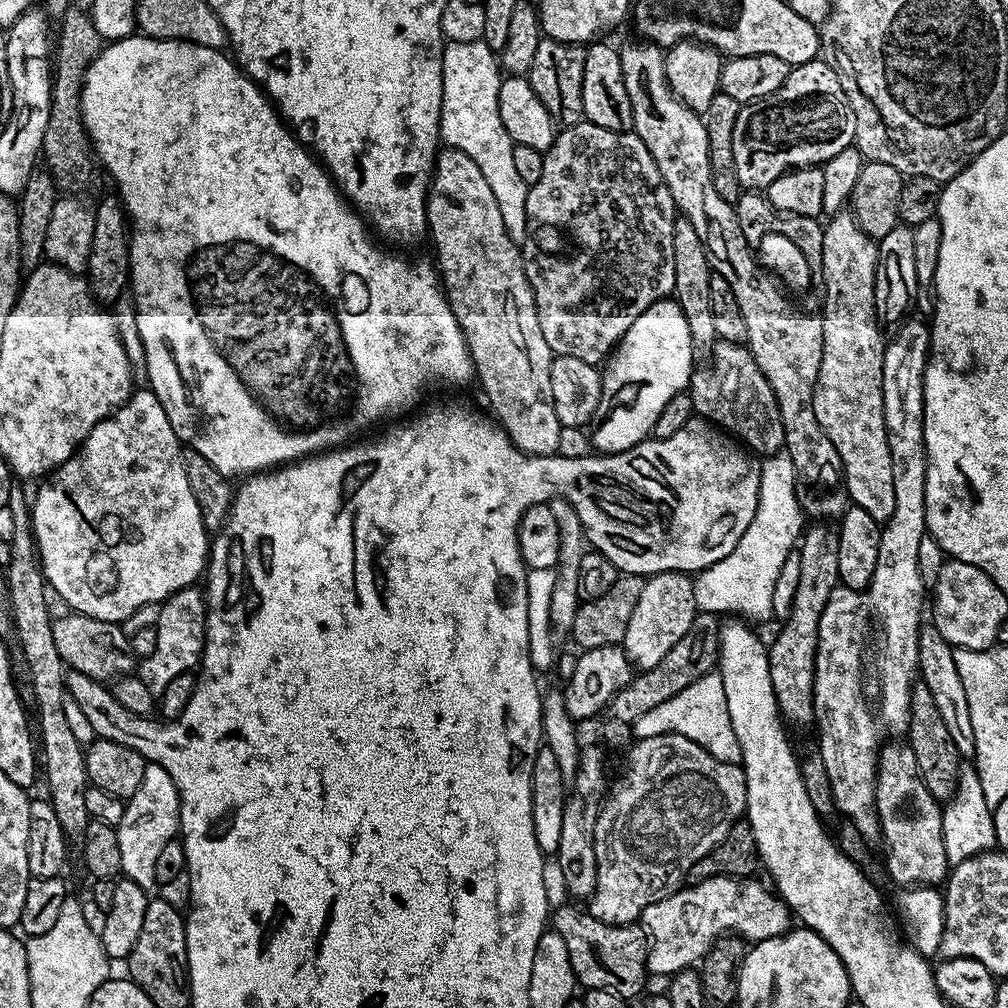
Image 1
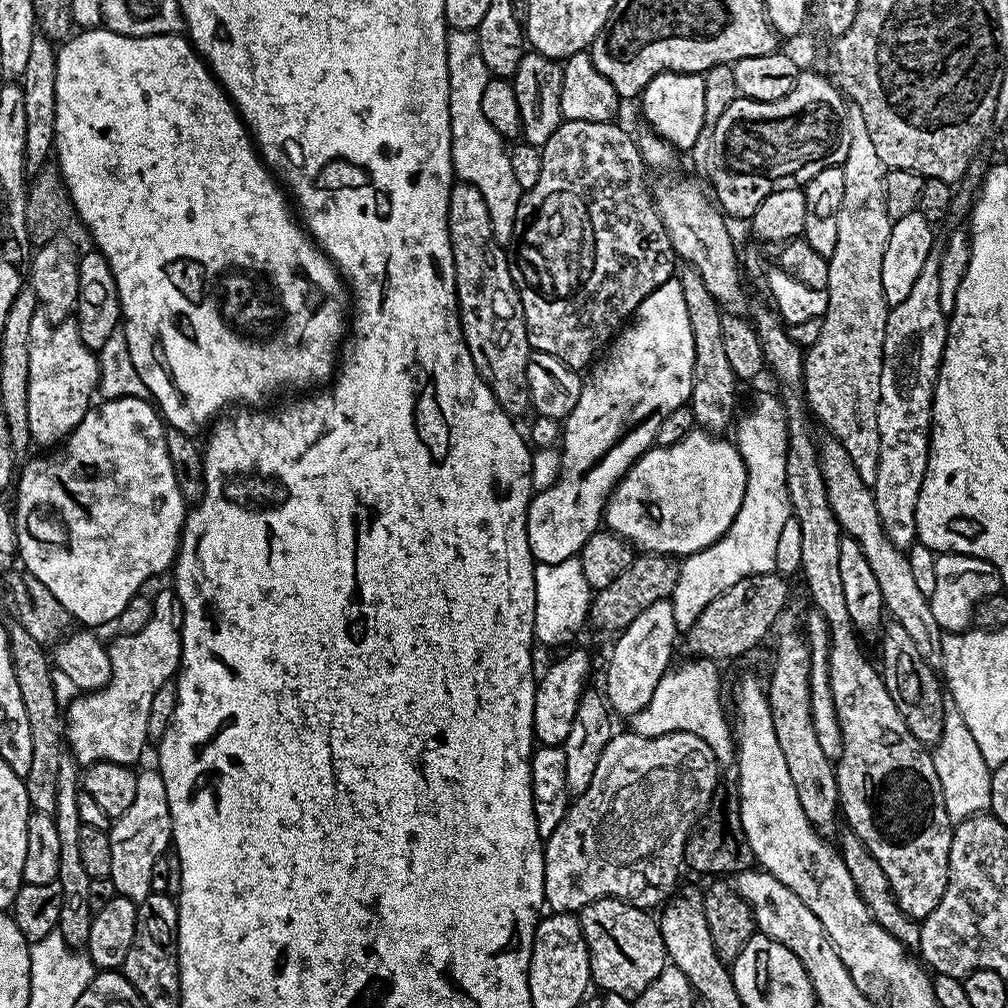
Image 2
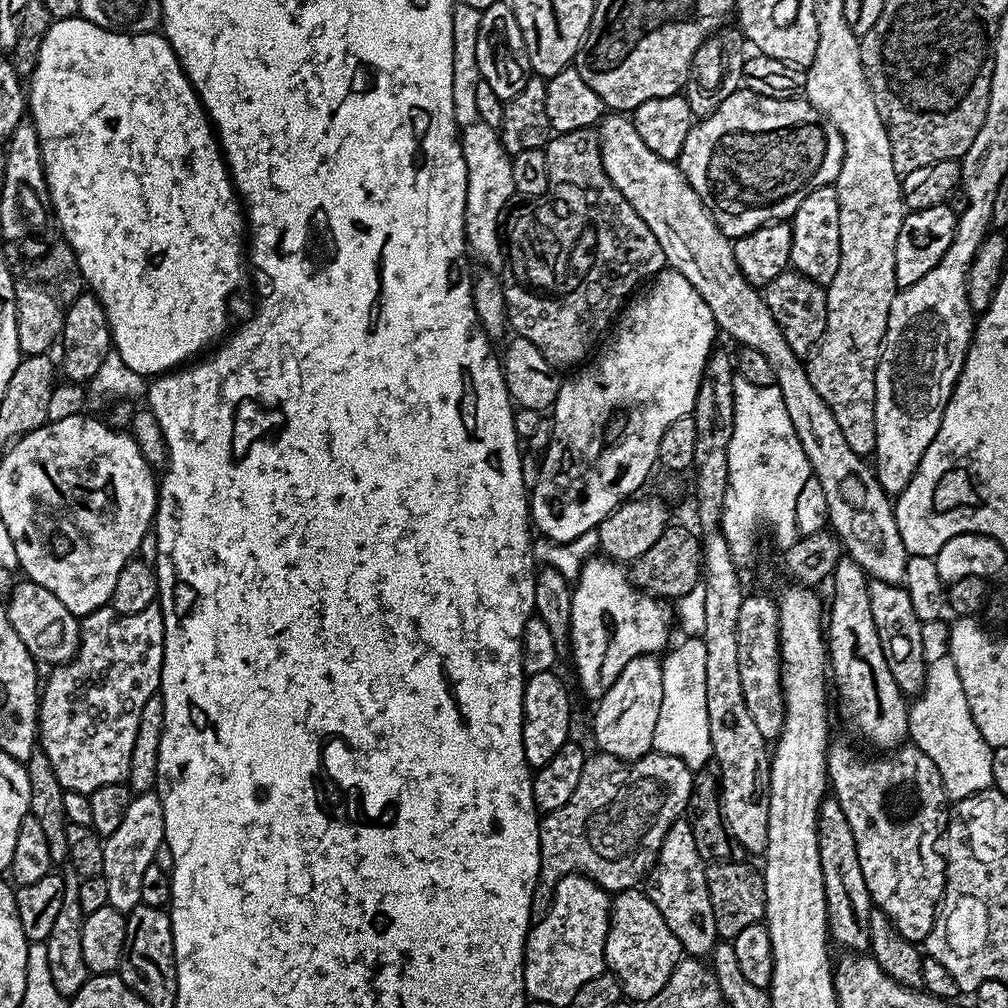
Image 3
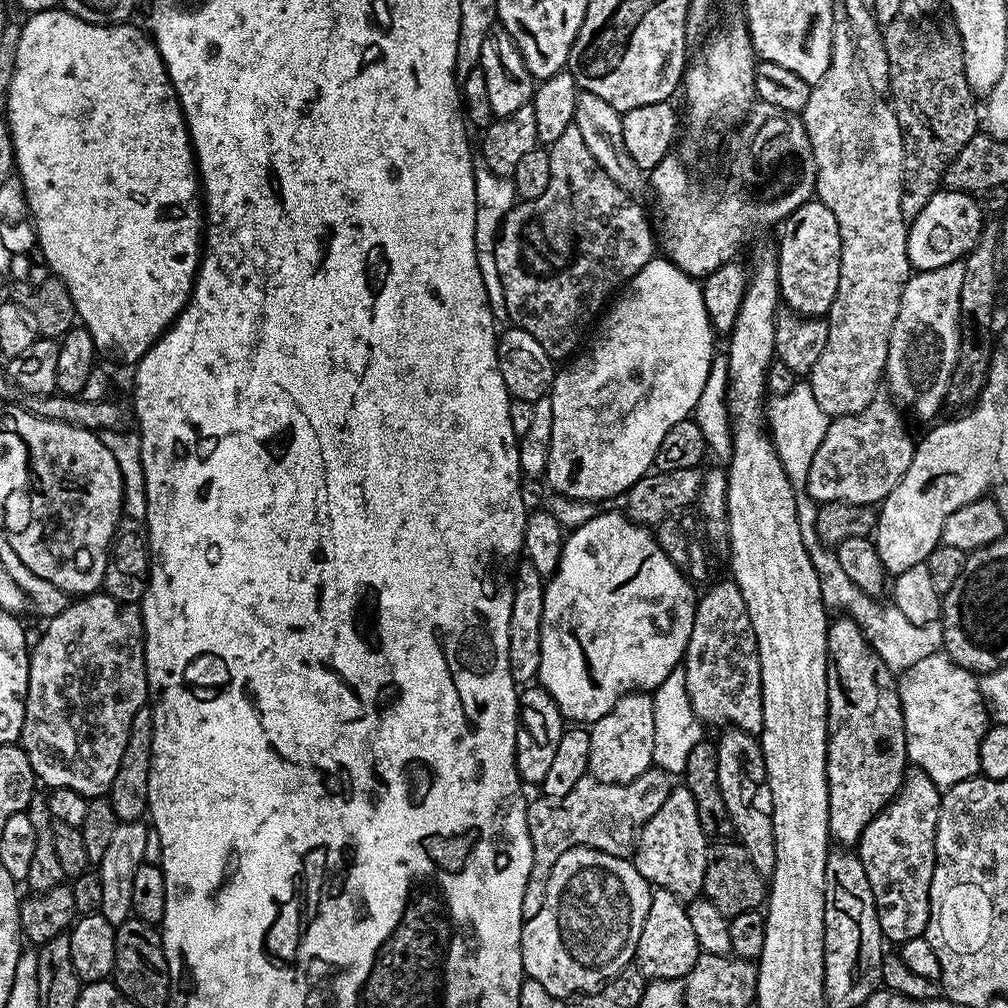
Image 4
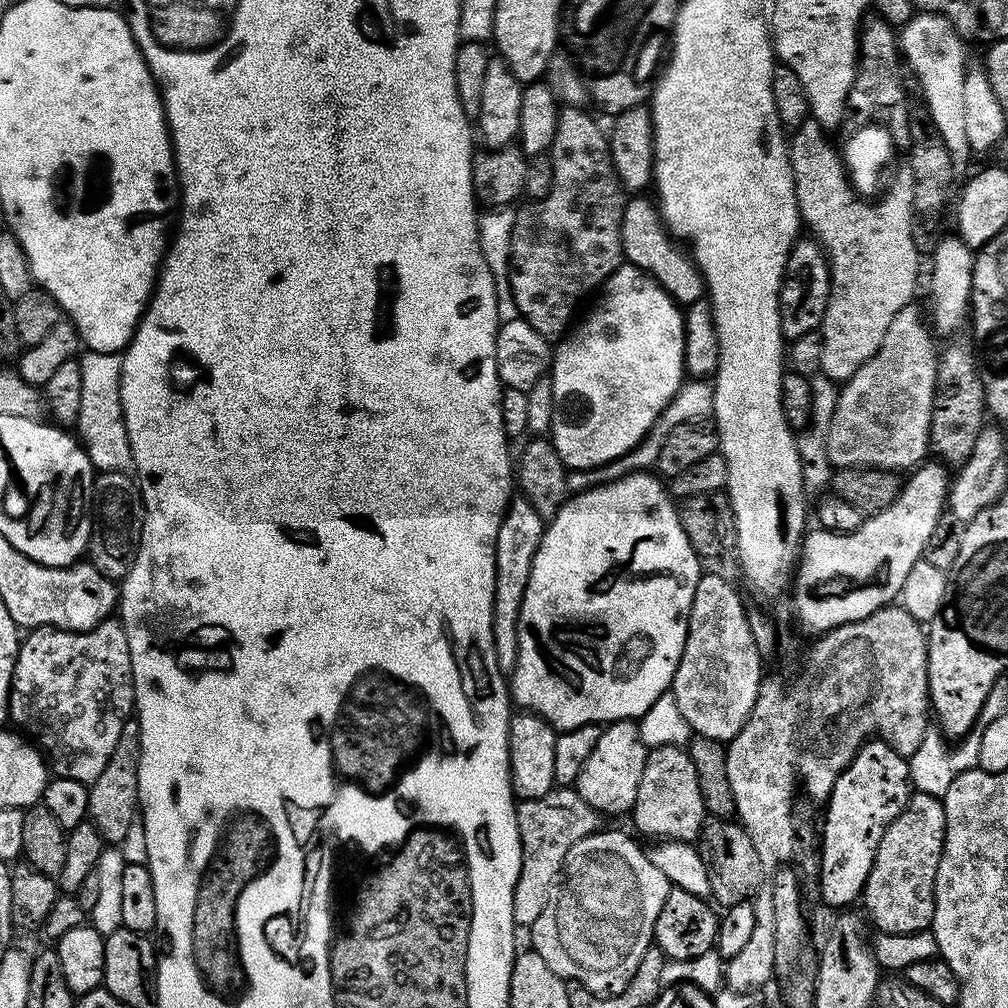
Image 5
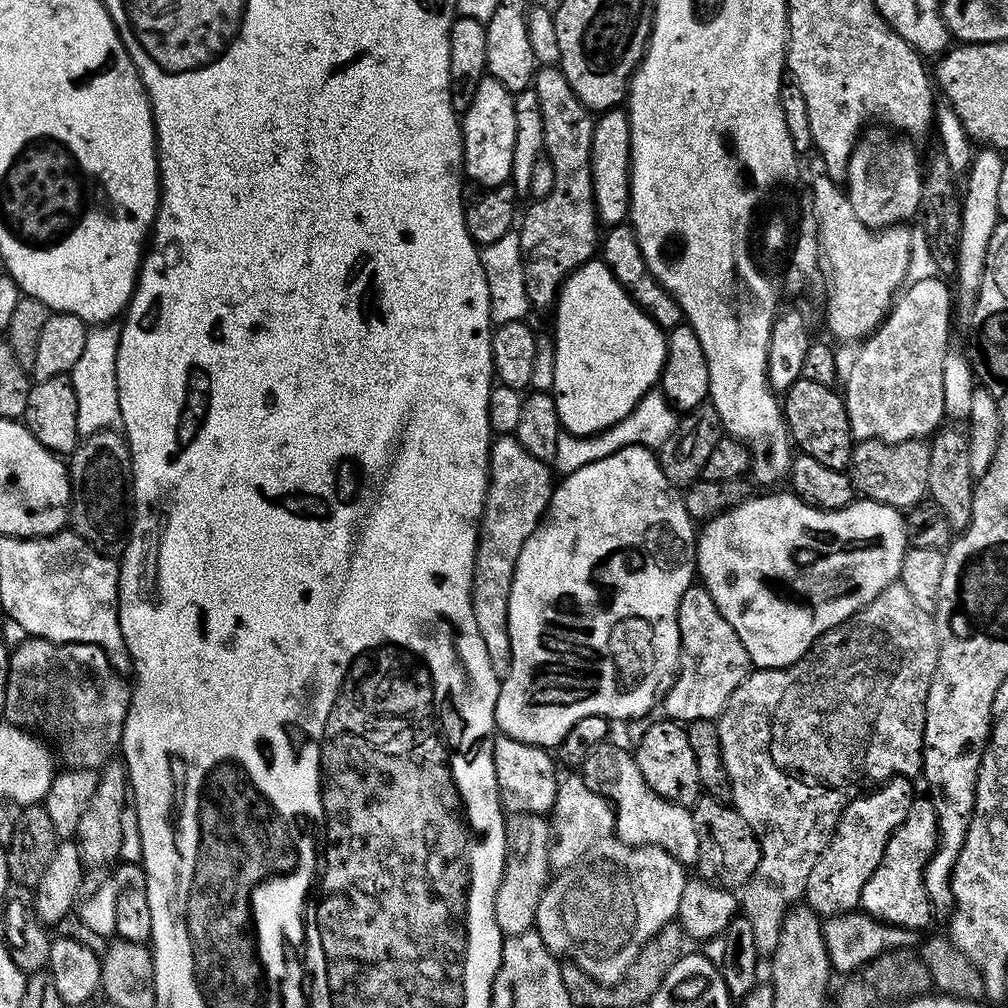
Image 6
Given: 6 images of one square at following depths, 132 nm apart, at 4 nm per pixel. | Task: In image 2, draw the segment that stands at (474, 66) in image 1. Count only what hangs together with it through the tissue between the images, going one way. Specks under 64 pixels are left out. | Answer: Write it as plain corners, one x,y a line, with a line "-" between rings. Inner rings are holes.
451,29
446,42
446,62
448,63
448,85
450,86
450,134
452,135
452,170
463,183
472,184
486,201
486,210
490,210
490,226
494,230
494,238
505,246
511,245
514,234
514,218
518,214
518,202
522,190
514,179
514,170
510,167
509,149
504,137
490,126
486,114
482,114
482,93
486,90
486,82
490,73
486,62
482,62
482,50
478,46
475,32
470,30

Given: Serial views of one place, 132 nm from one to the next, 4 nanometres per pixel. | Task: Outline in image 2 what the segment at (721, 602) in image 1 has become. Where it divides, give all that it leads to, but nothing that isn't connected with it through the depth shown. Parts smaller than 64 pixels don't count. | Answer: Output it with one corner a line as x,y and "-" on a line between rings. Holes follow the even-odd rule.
779,395
760,396
748,408
748,413
739,417
735,425
734,443
736,449
742,454
746,474
748,475
748,489
742,498
742,506
726,534
718,538
706,550
695,552
689,556
683,557
679,561
680,573
678,582
674,586
670,597
672,609
678,618
695,618
698,613
718,594
729,590
736,582
752,575
762,575
764,572
775,573
775,555
777,553
778,538
781,537
782,526
785,525
789,518
792,507
788,501
788,487
786,486
786,446
788,445
788,419
784,413
784,406

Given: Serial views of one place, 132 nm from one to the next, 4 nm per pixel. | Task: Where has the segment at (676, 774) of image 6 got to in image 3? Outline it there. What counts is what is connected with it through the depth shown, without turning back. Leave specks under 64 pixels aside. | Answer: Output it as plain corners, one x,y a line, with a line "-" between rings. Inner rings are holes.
681,818
673,822
670,830
666,830
666,838
662,838
656,865
647,877
648,897
652,899
654,906
658,906
662,918
666,918
666,926
674,930
674,938
678,938
681,949
687,955
689,952
696,956
692,958
711,957
718,943
714,906
710,906
705,867
706,861
698,854
698,846
694,846
694,830
690,830
687,819

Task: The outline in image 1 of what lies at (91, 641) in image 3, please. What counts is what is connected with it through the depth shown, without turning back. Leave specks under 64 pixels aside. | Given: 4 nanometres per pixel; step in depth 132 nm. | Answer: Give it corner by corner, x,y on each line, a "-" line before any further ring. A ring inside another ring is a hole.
196,586
183,588
163,601
160,619
155,623
157,641
154,652
141,659
138,664
139,678
146,690
150,690
153,698
159,698
162,690
166,690
166,686
175,676
183,672
192,672
200,663
200,656
204,652
208,606
205,593
201,589
199,592
198,589

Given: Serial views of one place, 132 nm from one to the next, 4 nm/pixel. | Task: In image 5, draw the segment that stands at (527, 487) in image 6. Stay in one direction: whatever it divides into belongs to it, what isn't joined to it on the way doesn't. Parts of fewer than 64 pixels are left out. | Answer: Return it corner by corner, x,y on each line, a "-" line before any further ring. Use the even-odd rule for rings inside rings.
523,498
509,503
504,520
500,523
496,539
496,604
492,614
492,633
496,636
496,661
501,672
511,673
516,664
516,619
522,606
530,566
540,545
546,527
545,521

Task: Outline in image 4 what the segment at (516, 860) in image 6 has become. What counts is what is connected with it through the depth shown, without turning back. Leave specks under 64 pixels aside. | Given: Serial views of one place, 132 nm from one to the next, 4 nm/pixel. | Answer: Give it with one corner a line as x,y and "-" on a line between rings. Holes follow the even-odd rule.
655,766
647,768
642,775
634,778
629,784
607,784
596,780
591,774
584,776
566,798
550,798
544,796
540,800
532,800
528,805
528,833
532,843
532,869
530,878
526,882
526,894
522,894
522,914
525,920
534,918
538,910
542,910
542,898
546,898
546,882
550,878
550,870
562,854
571,848
597,848
606,854
614,854
625,858
631,857
636,851
636,839
641,830
654,818
658,806
666,802
674,787
673,777

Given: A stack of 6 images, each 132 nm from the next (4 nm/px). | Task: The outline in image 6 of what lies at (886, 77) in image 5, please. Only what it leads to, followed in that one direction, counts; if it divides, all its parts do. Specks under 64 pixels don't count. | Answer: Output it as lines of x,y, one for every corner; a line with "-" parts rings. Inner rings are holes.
858,140
852,148
844,182
854,214
867,228
883,230
894,224
908,222
915,213
916,215
919,213
923,205
925,192
922,188
920,158
913,145
915,143
910,140
905,141
900,143
891,154
881,178
877,175
875,166
880,154
879,148
865,146
862,140

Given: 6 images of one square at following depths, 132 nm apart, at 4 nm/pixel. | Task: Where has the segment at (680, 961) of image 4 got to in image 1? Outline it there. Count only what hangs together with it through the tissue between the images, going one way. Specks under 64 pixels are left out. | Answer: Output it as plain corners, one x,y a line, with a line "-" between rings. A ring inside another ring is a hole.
564,904
551,913
550,928
566,942
570,966
585,989
614,990
614,994
625,998
641,995
648,958
648,941
643,928
636,924
603,924
583,907
575,908
572,904

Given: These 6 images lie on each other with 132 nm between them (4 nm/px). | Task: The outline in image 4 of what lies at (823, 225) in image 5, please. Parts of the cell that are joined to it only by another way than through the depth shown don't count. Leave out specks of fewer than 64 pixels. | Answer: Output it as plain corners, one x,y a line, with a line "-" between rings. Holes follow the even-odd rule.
837,22
832,27
830,66
823,78
812,85
810,102
806,102
802,119
816,163
815,199
823,202
826,210
834,214
842,234
838,294
834,294
834,302
826,317
826,347
818,362
814,362
810,383
814,398
818,398
818,406
822,406
827,416
858,415
881,391
890,330
894,330
902,290
914,269
908,257
908,224
900,201
904,193
904,135
891,103
872,89
866,74
860,69
852,36
848,25
843,22

